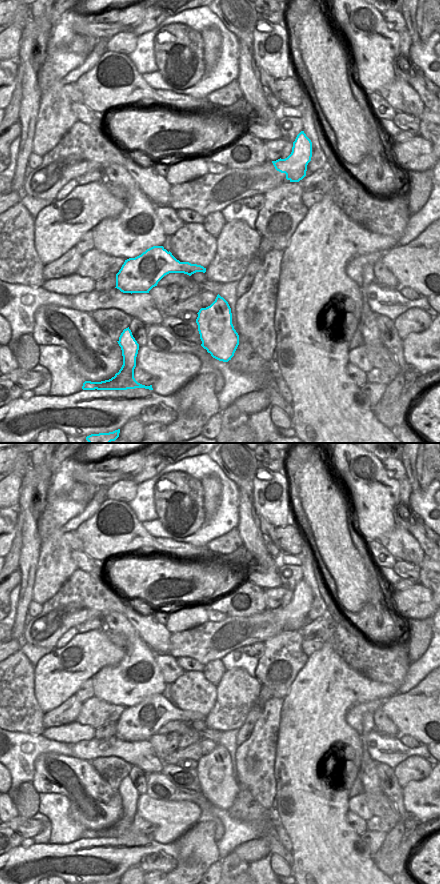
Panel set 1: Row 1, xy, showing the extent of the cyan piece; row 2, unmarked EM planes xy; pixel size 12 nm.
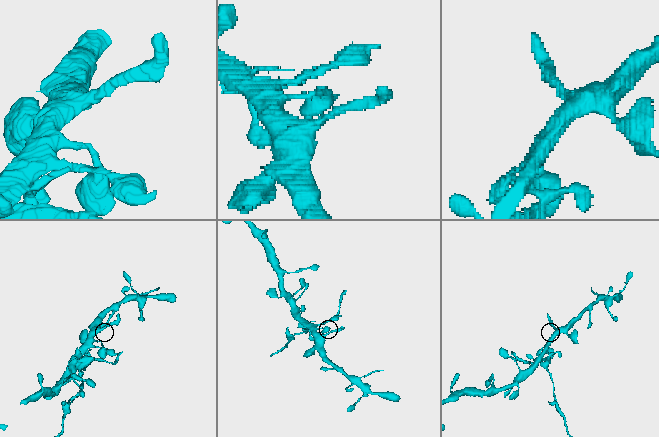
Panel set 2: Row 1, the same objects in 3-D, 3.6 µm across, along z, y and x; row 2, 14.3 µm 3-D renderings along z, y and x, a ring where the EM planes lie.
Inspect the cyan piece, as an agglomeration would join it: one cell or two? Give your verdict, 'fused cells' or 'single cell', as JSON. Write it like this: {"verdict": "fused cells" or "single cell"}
{"verdict": "fused cells"}

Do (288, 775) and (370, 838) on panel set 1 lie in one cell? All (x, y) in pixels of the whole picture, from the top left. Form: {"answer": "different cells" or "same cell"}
{"answer": "different cells"}

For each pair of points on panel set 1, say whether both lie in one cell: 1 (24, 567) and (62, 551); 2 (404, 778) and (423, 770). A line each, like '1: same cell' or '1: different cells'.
1: different cells
2: same cell

